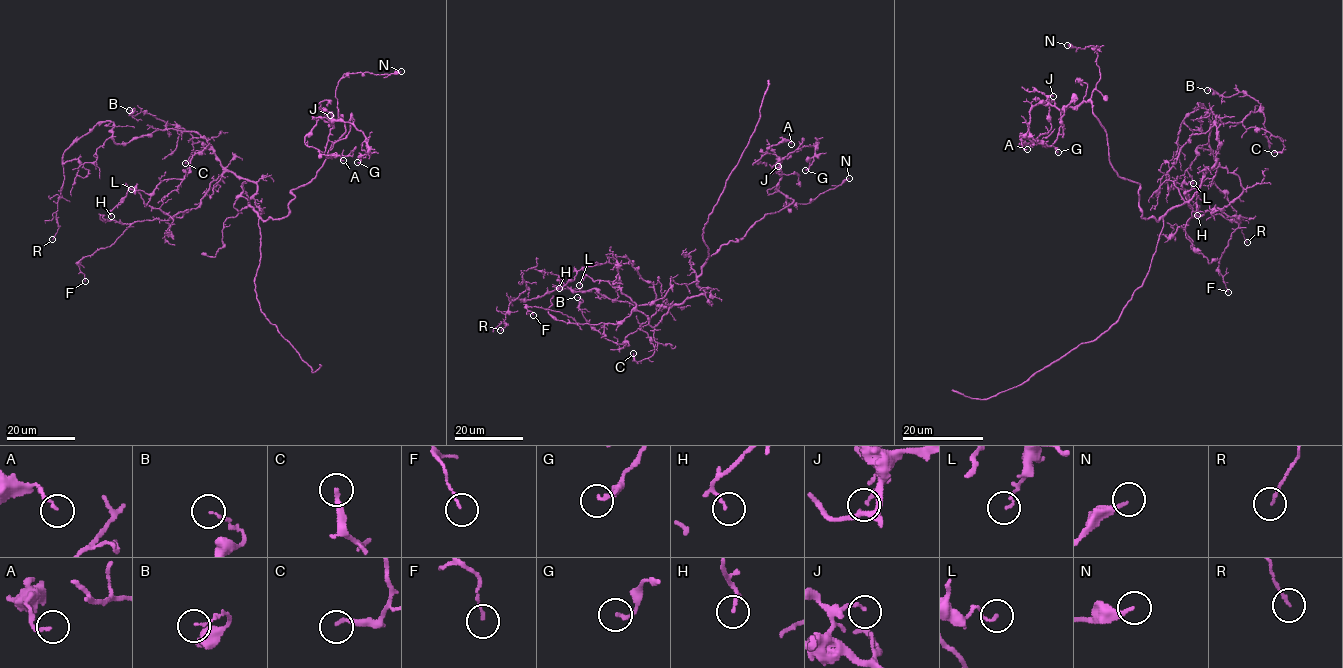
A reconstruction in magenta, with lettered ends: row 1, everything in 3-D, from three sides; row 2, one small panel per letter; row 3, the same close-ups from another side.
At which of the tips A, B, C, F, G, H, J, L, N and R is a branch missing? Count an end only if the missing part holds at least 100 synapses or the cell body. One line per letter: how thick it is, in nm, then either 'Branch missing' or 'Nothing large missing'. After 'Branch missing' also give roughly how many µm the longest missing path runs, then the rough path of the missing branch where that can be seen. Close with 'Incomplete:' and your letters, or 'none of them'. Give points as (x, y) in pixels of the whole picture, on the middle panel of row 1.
A: Thickness 130 nm. Nothing large missing
B: Thickness 90 nm. Nothing large missing
C: Thickness 190 nm. Nothing large missing
F: Thickness 110 nm. Nothing large missing
G: Thickness 160 nm. Nothing large missing
H: Thickness 80 nm. Nothing large missing
J: Thickness 140 nm. Nothing large missing
L: Thickness 110 nm. Nothing large missing
N: Thickness 200 nm. Nothing large missing
R: Thickness 120 nm. Nothing large missing
Incomplete: none of them

